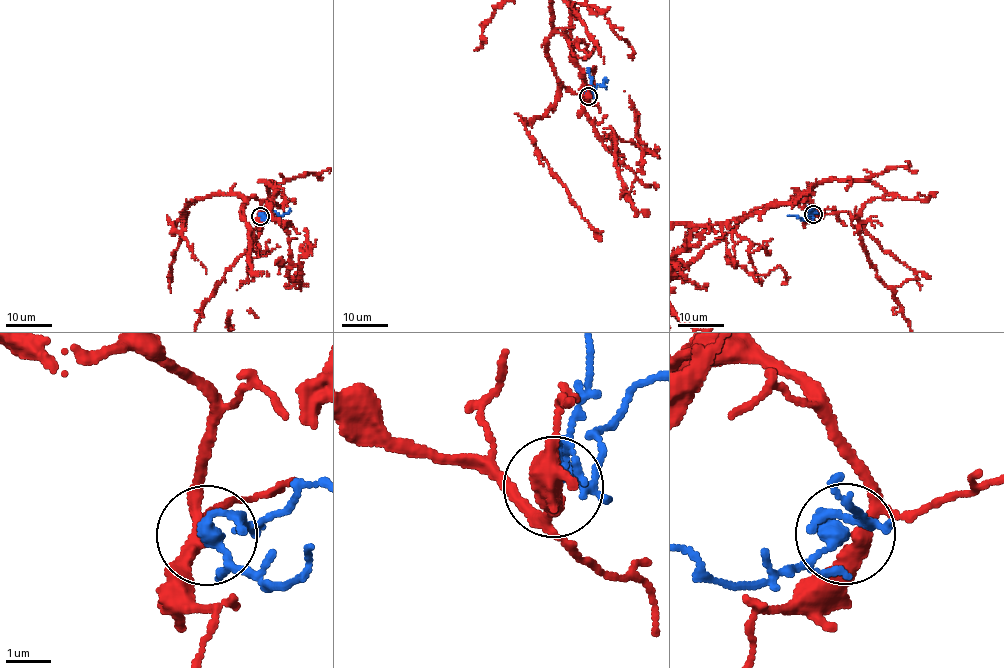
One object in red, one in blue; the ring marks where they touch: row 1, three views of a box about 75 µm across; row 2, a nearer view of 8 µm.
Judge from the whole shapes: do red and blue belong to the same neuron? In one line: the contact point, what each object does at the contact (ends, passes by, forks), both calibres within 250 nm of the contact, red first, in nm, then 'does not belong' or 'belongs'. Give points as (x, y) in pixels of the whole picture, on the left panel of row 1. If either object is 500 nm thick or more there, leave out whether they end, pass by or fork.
at (260, 216); red forks there; blue passes by; 240 nm thick on the red side, 280 nm on the other; belongs

